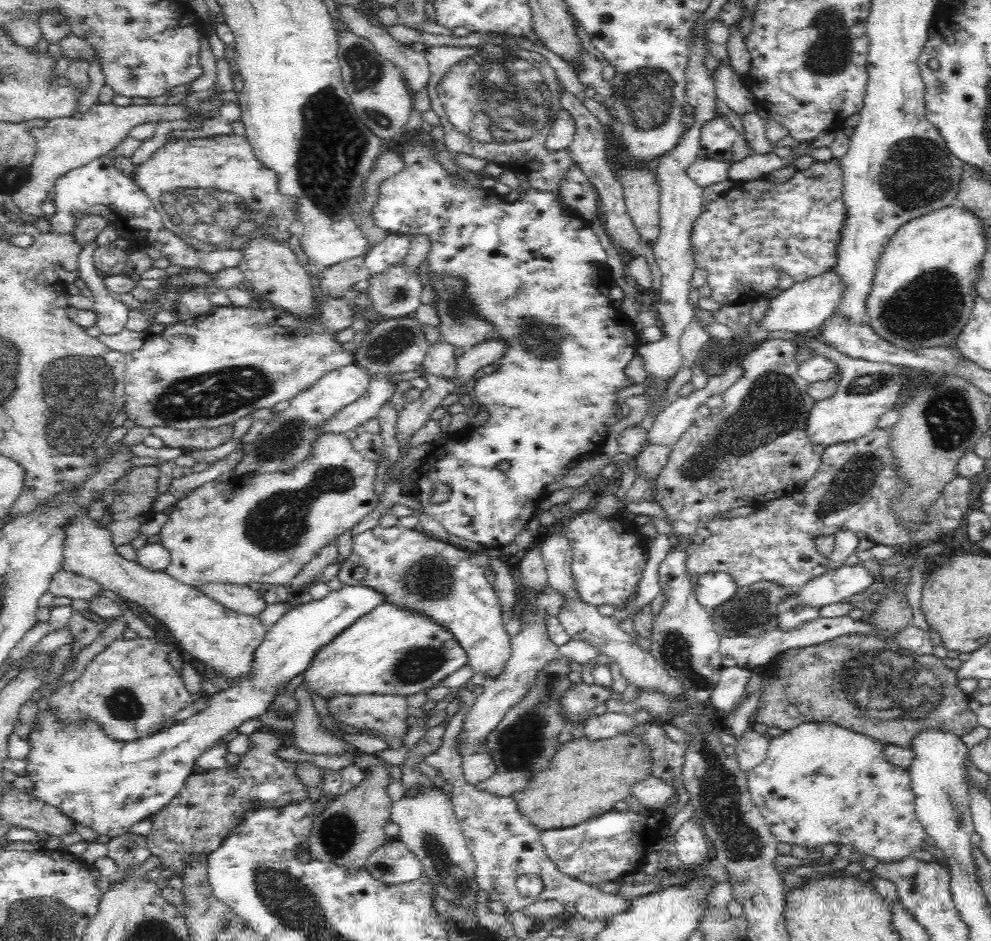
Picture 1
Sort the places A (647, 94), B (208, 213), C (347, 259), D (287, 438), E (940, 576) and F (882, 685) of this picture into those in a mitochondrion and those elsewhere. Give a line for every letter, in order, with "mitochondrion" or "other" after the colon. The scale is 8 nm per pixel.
A: mitochondrion
B: mitochondrion
C: other
D: mitochondrion
E: other
F: mitochondrion

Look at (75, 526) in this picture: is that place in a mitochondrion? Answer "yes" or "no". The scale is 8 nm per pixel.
no

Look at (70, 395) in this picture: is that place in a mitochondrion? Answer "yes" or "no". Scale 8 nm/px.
yes

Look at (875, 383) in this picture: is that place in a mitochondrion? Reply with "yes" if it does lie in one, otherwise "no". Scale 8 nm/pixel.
yes

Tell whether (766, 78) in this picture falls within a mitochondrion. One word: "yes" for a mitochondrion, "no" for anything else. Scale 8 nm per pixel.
no

